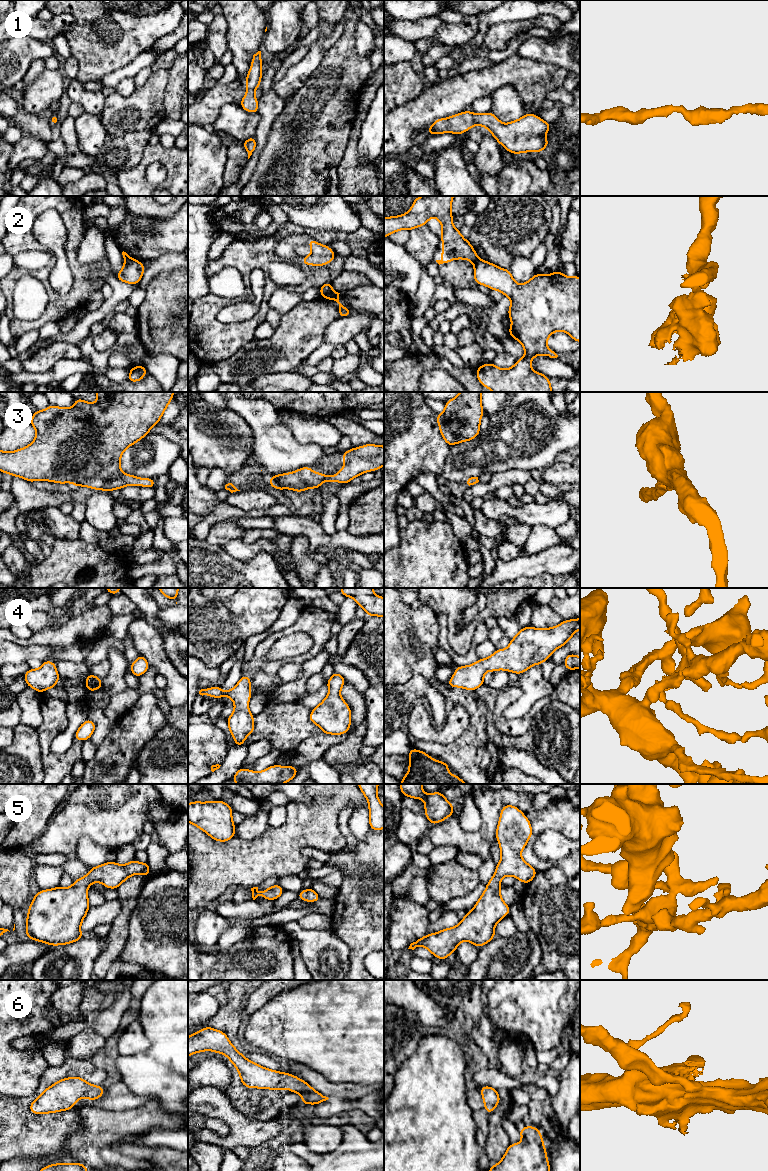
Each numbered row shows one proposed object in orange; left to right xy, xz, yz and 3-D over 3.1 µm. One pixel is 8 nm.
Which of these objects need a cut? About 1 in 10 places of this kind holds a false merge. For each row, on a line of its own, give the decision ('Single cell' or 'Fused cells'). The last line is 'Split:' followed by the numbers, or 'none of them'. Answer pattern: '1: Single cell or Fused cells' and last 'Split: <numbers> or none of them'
1: Single cell
2: Fused cells
3: Single cell
4: Single cell
5: Single cell
6: Single cell
Split: 2

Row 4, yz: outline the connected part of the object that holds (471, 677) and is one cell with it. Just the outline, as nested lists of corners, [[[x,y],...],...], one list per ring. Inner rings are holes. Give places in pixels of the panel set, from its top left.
[[[580,618],[564,620],[561,624],[537,629],[532,626],[522,628],[510,641],[507,649],[498,649],[486,659],[478,659],[469,666],[456,667],[449,687],[476,690],[484,684],[484,673],[506,670],[518,675],[533,665],[541,665],[558,648],[564,646],[580,629]]]

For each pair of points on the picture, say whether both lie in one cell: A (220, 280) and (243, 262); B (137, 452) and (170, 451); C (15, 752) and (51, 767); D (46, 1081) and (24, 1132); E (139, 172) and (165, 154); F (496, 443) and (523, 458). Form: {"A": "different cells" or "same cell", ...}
{"A": "different cells", "B": "same cell", "C": "different cells", "D": "same cell", "E": "same cell", "F": "same cell"}

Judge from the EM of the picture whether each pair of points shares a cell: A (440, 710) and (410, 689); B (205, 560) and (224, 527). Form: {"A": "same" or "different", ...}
{"A": "same", "B": "different"}

